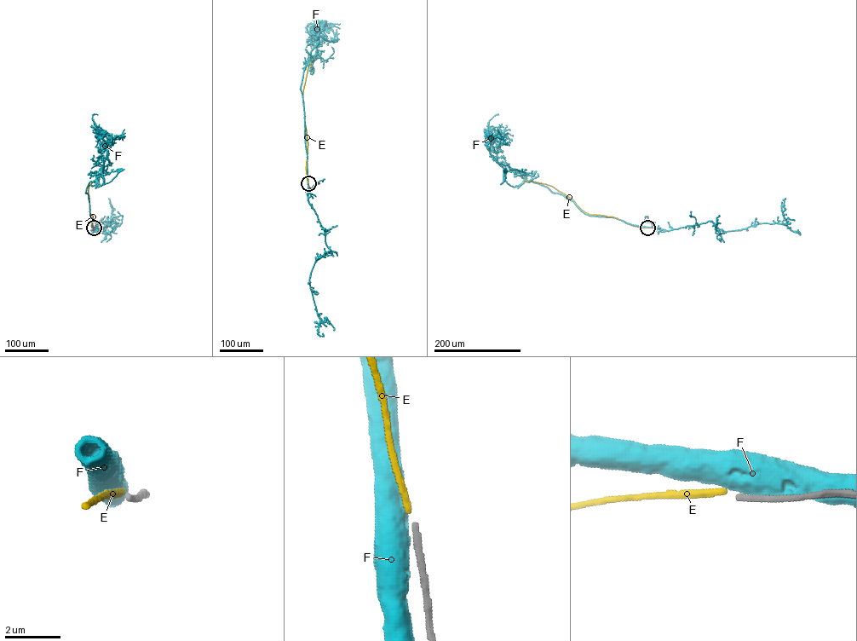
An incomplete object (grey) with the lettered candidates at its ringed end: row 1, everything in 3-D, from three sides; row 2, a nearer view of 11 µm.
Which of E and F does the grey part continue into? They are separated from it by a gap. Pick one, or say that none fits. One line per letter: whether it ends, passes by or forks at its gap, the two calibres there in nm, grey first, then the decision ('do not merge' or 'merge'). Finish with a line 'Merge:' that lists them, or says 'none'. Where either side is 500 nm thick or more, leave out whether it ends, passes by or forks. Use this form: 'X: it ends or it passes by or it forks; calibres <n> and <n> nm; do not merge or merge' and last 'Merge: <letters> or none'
E: it ends; calibres 240 and 240 nm; do not merge
F: calibres 240 and 900 nm; do not merge
Merge: none

